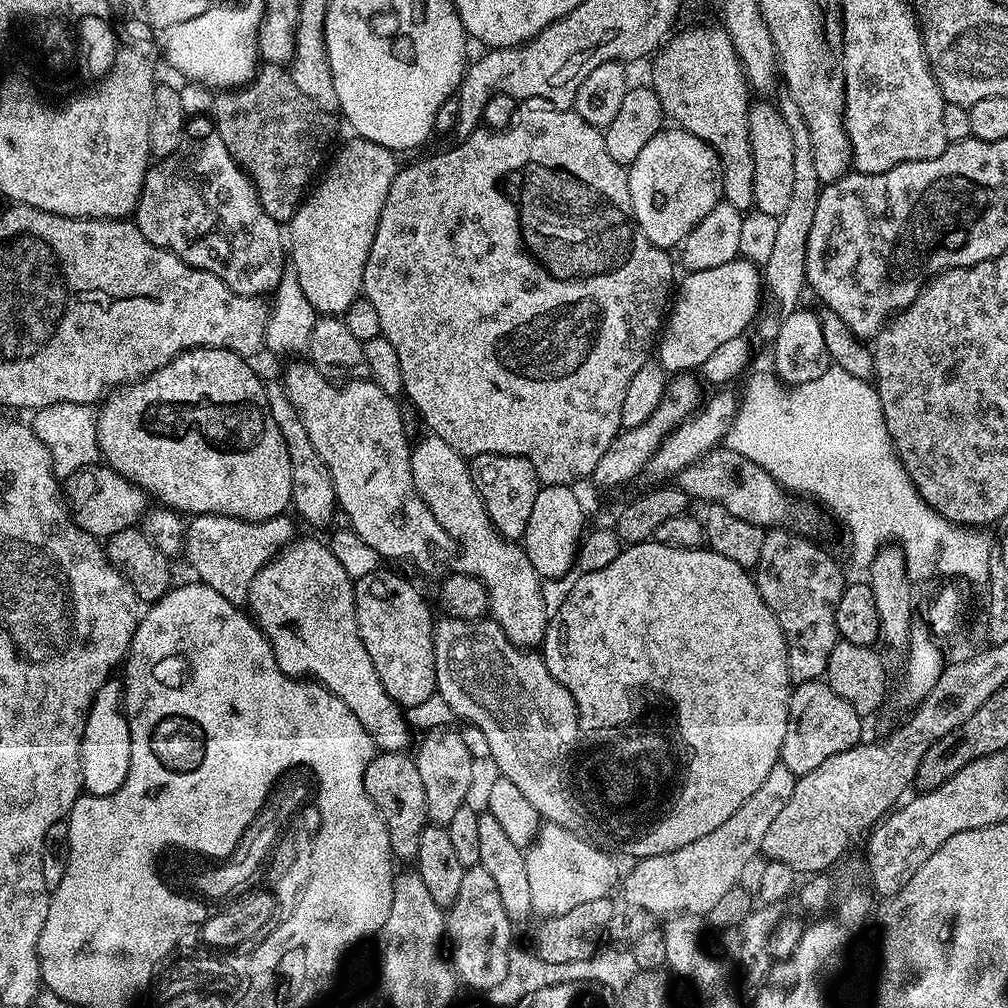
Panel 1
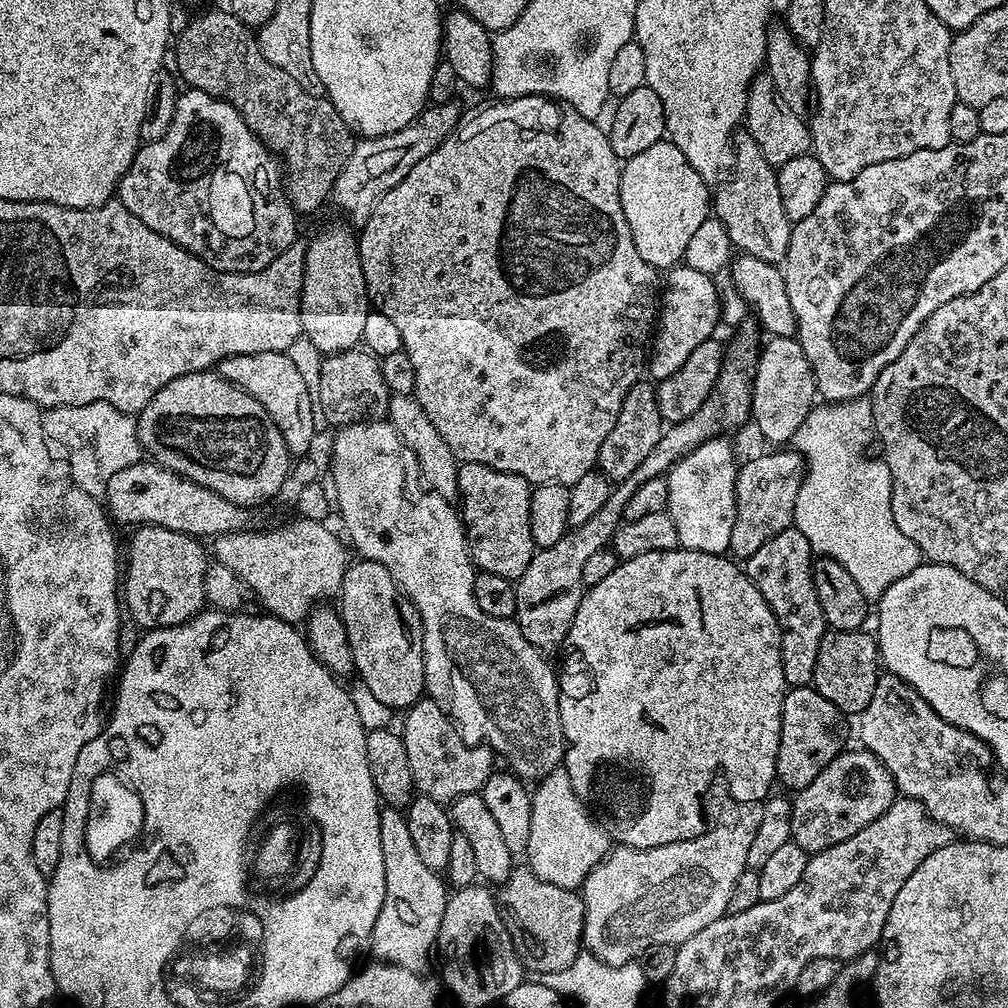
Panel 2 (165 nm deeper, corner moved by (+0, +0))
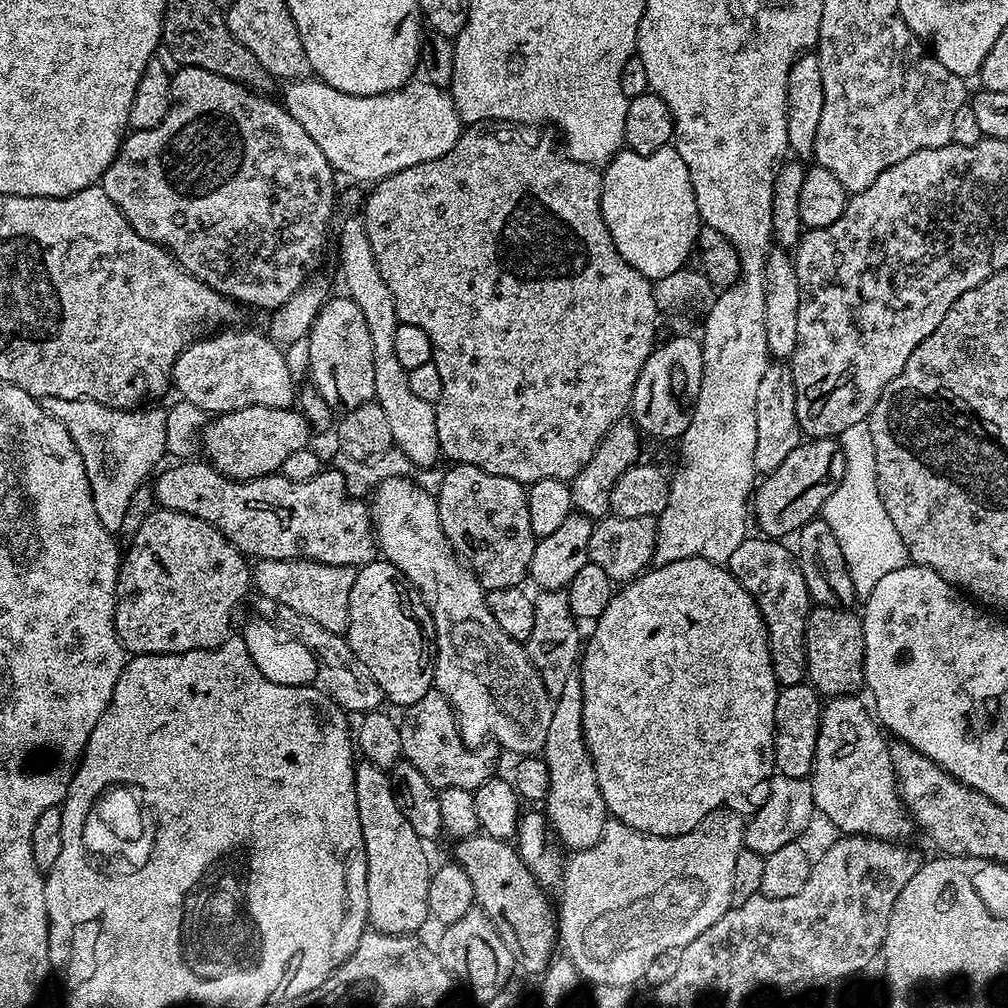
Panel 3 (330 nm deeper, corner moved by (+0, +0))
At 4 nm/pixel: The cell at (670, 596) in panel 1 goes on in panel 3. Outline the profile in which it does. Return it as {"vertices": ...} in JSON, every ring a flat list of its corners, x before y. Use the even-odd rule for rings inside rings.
{"vertices":[[682,558,678,562,670,562,659,566,652,566,643,574,636,577,635,580,625,583,624,588,613,595,612,600,606,606,606,610,594,622,596,628,592,632,592,637,587,637,586,643,582,648,582,659,578,664,578,675,580,677,580,685,584,691,584,742,588,746,588,755,592,757,593,768,596,771,598,790,601,791,602,798,605,799,605,805,608,808,616,808,616,820,620,823,630,826,636,832,644,832,650,836,680,836,688,831,694,830,702,818,700,816,700,791,706,789,708,796,712,796,712,804,718,805,720,808,731,808,741,814,751,814,759,808,761,802,768,796,767,787,761,786,760,780,767,781,774,774,774,765,776,763,776,694,778,685,776,675,772,669,772,655,768,649,768,630,764,627,764,618,760,614,759,606,754,602,754,598,745,590,740,583,732,576,724,564,715,564,712,560,706,558]]}

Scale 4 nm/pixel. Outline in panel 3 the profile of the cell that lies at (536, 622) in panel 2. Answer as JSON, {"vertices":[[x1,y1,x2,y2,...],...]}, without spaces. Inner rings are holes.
{"vertices":[[544,590,539,595,535,597,534,630,526,642,526,651,542,678,548,695,555,698,562,694,566,678,570,678,577,671,578,661,582,656,582,636,580,640,580,632,576,629,578,621,570,610,567,591]]}

